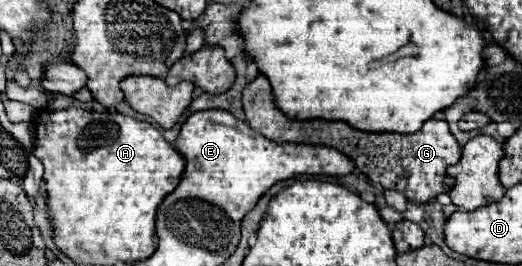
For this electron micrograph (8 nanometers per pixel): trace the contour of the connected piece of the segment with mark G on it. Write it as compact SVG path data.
M257 76L243 92L243 110L245 110L245 116L247 116L247 122L249 126L263 134L267 140L275 142L275 144L285 144L285 142L293 142L293 144L321 144L321 146L331 146L339 152L343 152L347 158L351 158L355 162L355 166L375 184L383 186L383 188L389 188L389 190L399 190L407 196L409 202L415 202L415 204L425 204L429 200L433 200L435 196L443 194L443 192L449 192L453 188L453 182L447 174L445 174L445 168L451 166L451 164L457 164L461 160L461 148L455 140L455 136L449 132L449 126L445 120L427 120L423 124L423 128L415 134L393 134L393 132L387 132L387 134L369 134L369 132L361 132L361 130L355 130L351 128L349 124L345 122L329 122L329 120L291 120L287 118L281 110L277 110L273 98L271 98L271 86L267 82L265 76Z

